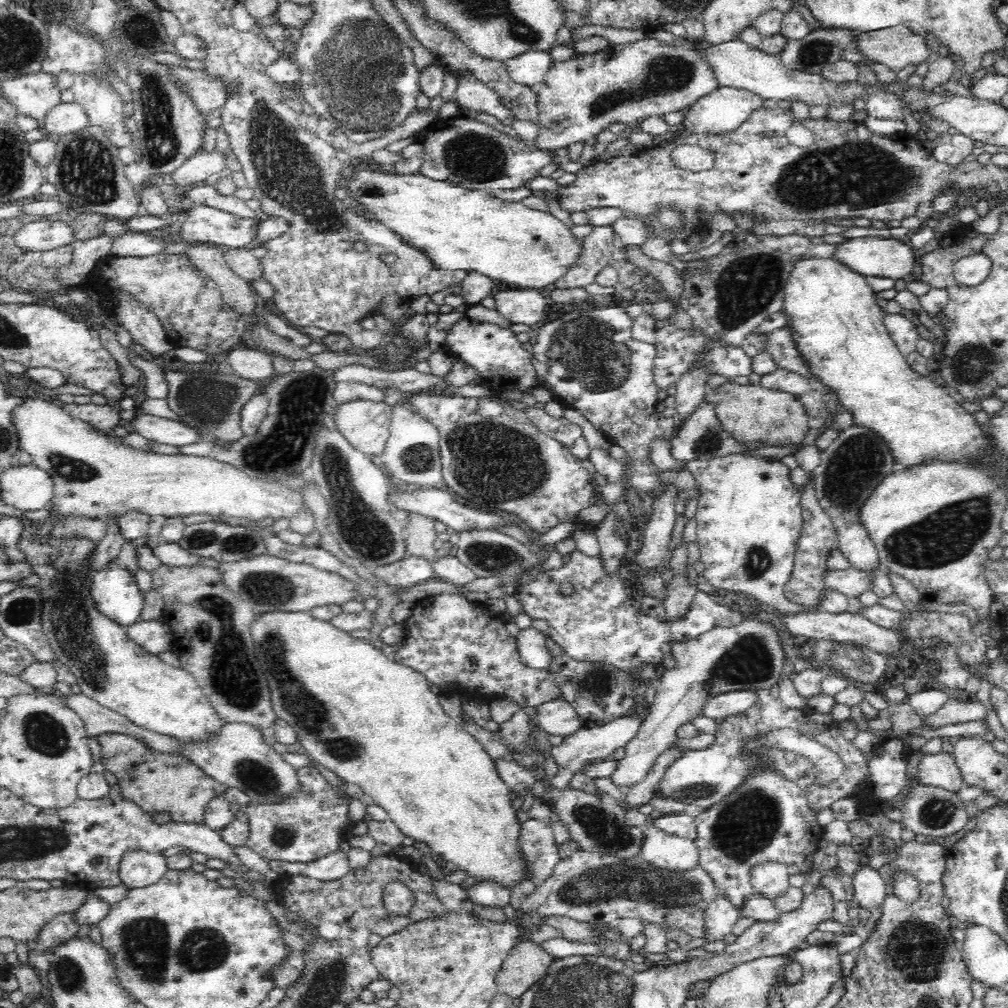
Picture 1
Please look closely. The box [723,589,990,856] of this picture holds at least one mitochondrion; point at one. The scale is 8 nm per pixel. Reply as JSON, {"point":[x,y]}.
{"point":[937,813]}

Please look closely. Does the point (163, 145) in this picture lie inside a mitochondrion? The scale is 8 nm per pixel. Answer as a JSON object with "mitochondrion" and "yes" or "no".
{"mitochondrion":"yes"}

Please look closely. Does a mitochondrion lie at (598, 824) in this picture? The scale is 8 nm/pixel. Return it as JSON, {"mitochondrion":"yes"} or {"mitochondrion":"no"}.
{"mitochondrion":"yes"}

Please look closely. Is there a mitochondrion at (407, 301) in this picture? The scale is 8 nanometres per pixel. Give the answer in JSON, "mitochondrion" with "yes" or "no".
{"mitochondrion":"no"}

